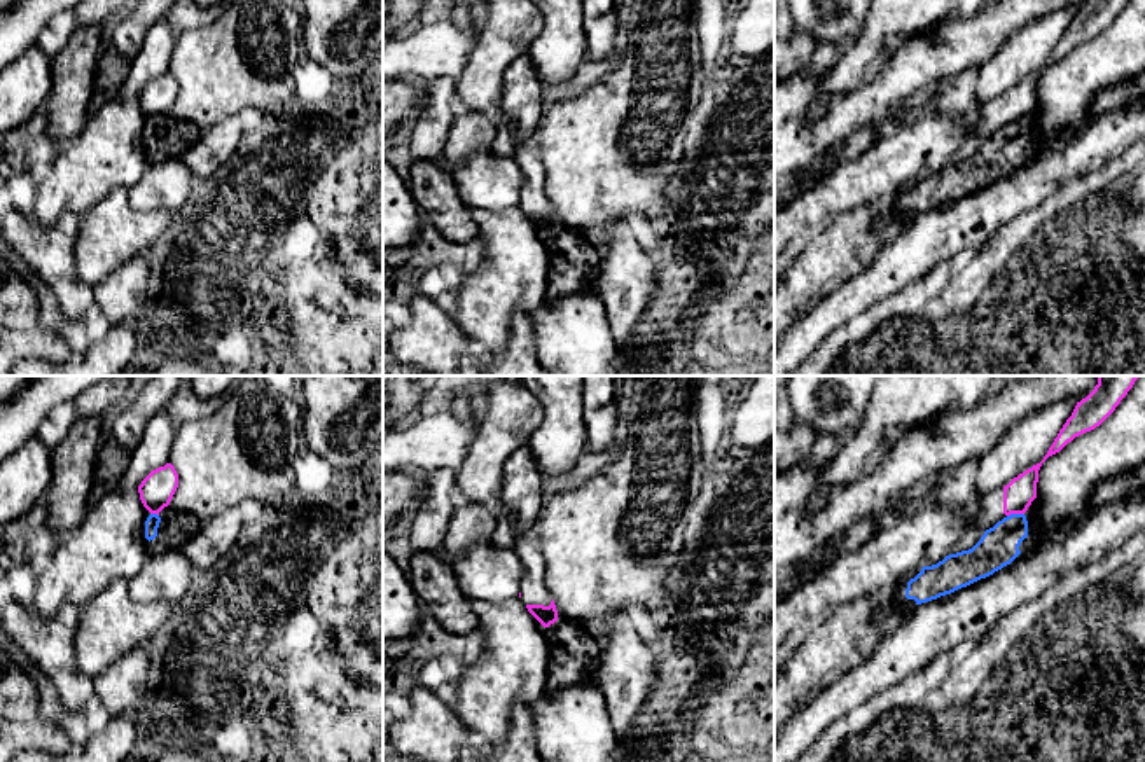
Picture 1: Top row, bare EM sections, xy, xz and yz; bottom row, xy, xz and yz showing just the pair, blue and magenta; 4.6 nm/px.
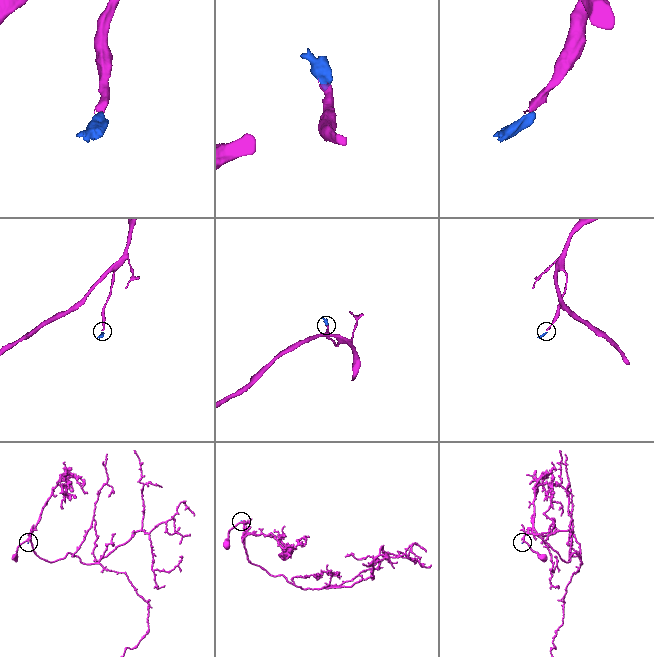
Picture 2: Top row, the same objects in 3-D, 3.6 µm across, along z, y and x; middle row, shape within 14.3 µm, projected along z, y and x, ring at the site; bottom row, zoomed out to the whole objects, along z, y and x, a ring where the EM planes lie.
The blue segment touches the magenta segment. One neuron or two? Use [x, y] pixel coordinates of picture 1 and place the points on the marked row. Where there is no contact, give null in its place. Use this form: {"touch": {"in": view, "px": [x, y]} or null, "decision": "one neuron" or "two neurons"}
{"touch": {"in": "yz", "px": [1014, 514]}, "decision": "two neurons"}

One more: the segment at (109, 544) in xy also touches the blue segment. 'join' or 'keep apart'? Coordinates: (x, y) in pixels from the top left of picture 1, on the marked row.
keep apart

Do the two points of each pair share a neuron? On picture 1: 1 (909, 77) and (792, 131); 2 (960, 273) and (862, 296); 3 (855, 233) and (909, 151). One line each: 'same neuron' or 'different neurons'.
1: same neuron
2: different neurons
3: different neurons

